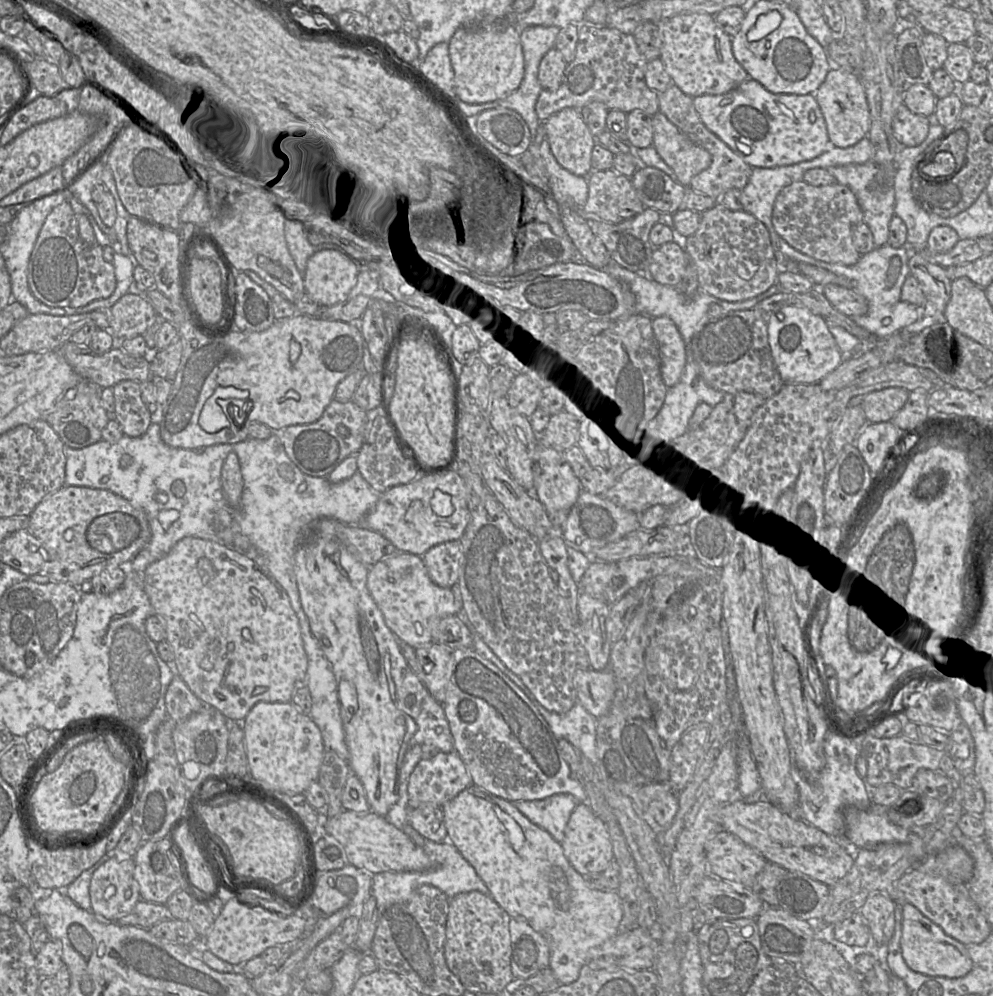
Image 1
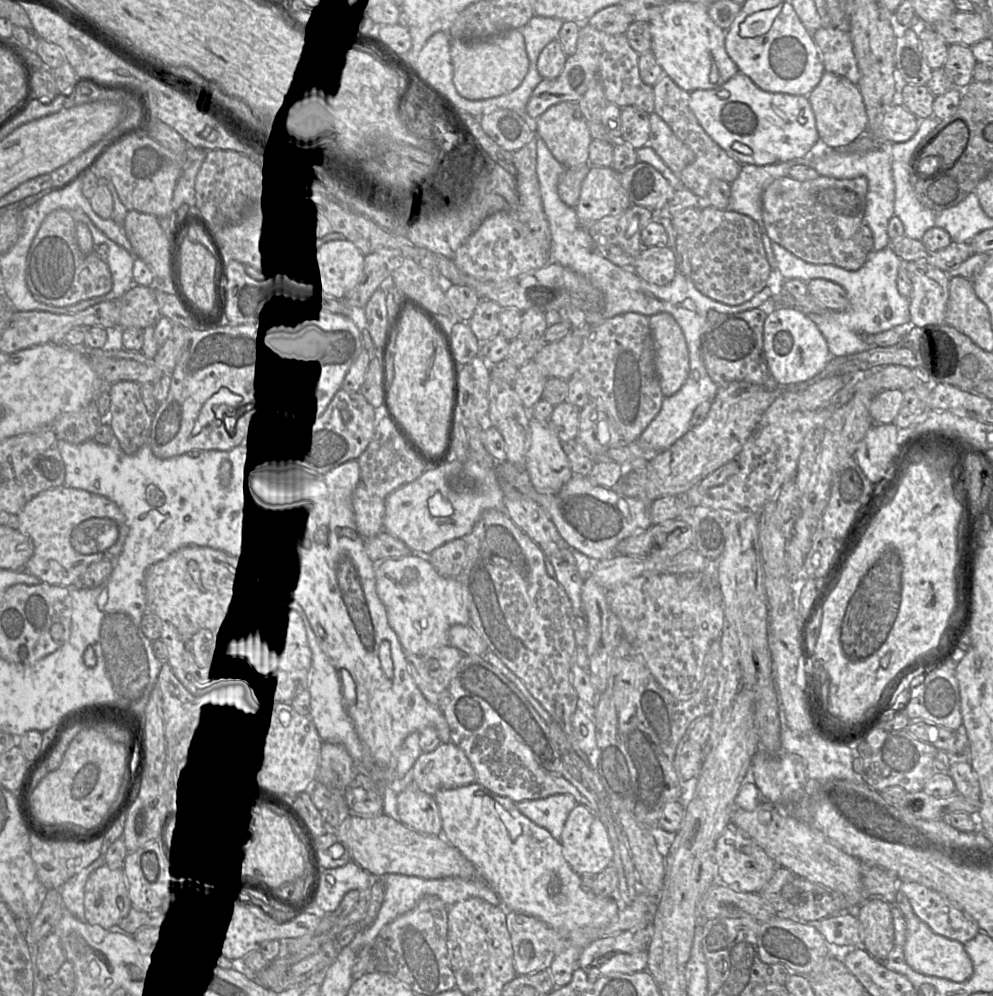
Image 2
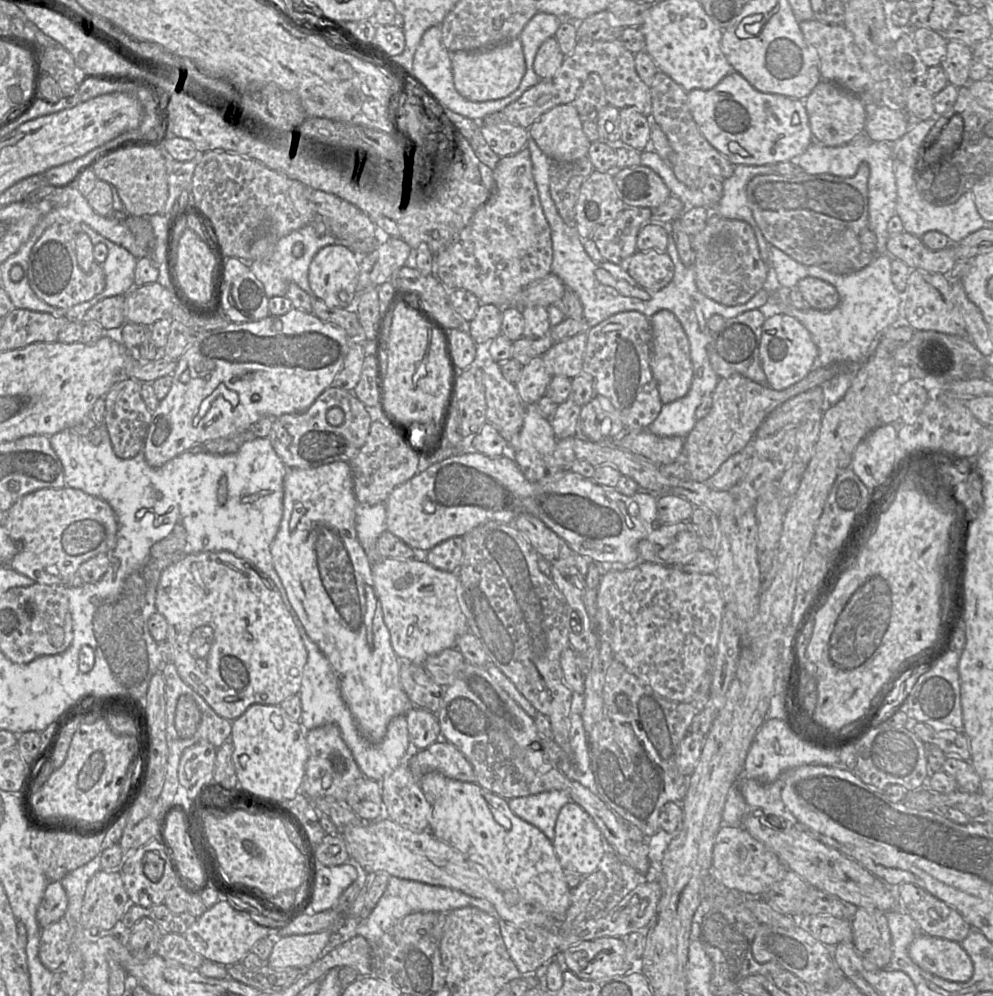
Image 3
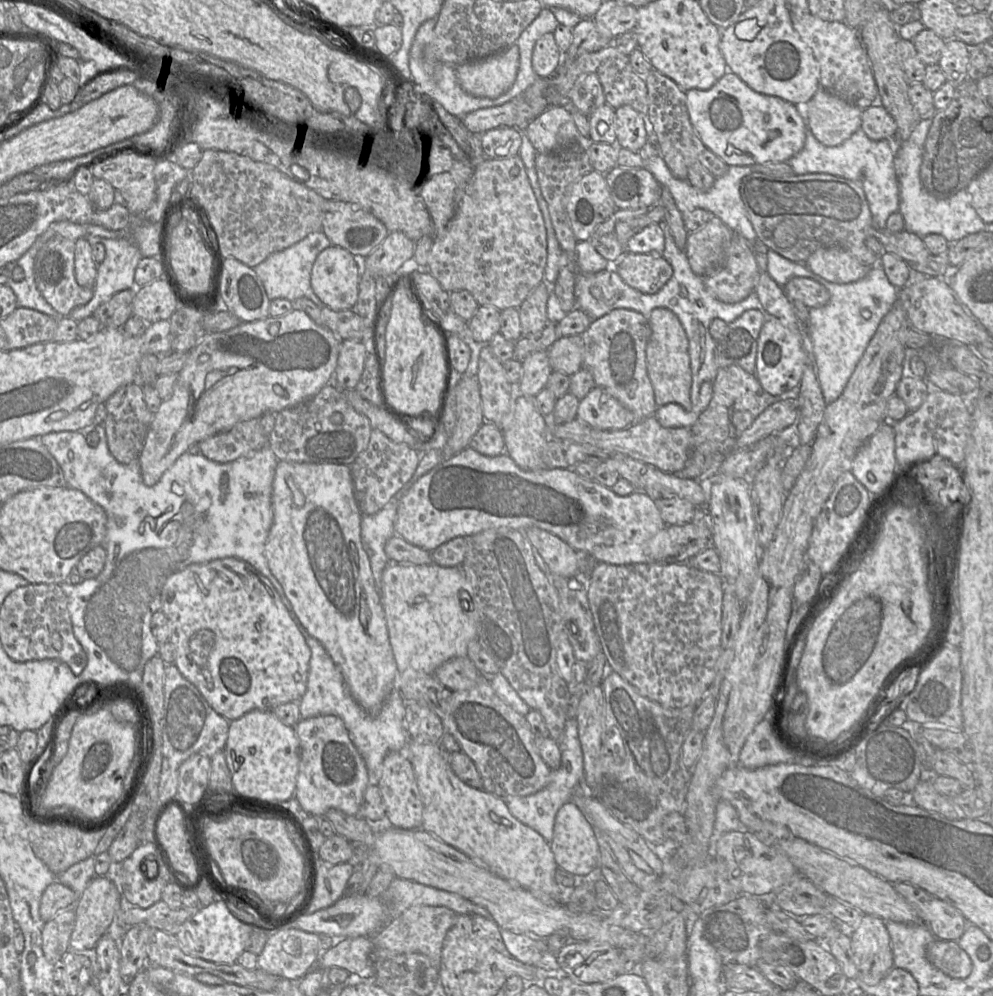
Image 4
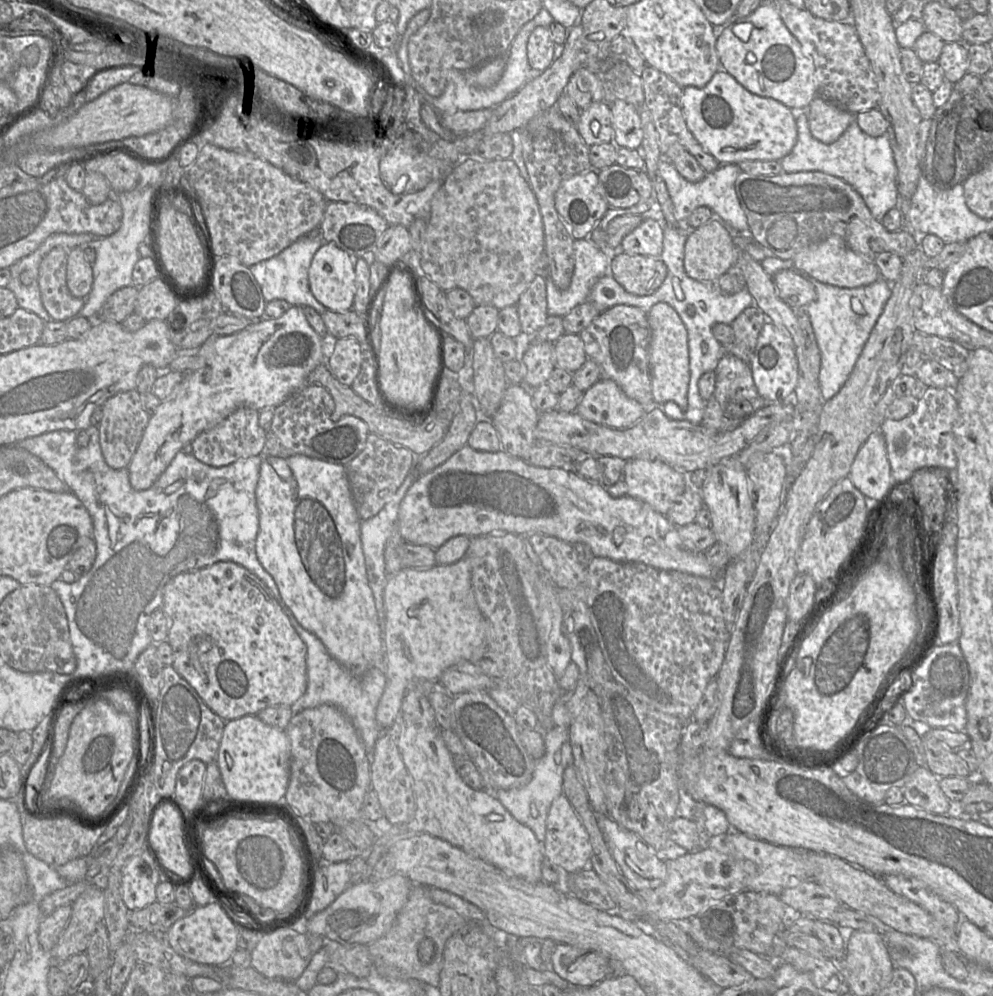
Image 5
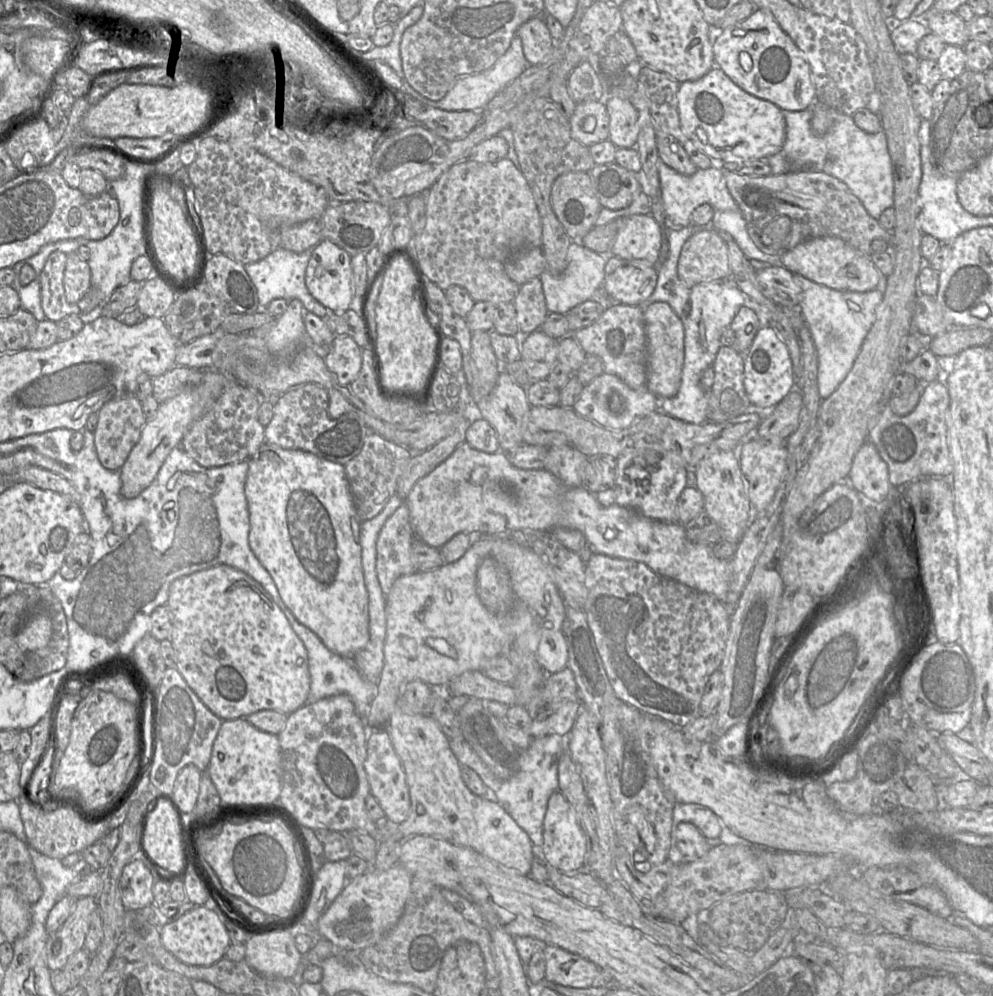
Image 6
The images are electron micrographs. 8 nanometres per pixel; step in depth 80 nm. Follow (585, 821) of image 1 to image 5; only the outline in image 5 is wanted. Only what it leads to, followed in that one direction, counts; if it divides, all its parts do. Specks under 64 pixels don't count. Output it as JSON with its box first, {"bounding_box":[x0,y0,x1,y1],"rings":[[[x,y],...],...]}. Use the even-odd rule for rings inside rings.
{"bounding_box":[544,795,592,873],"rings":[[[565,795],[555,798],[546,819],[544,856],[566,872],[574,873],[589,866],[592,847],[581,820]]]}

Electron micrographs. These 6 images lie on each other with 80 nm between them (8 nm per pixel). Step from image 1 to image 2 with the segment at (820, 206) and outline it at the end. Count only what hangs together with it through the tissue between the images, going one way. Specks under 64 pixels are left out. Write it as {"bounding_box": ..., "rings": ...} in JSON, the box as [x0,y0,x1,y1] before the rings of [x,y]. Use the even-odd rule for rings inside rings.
{"bounding_box":[762,176,869,271],"rings":[[[788,176],[776,179],[762,196],[767,235],[807,263],[856,271],[864,265],[869,255],[855,242],[855,234],[863,224],[867,190],[868,182],[864,176],[854,179],[819,176],[808,181]]]}

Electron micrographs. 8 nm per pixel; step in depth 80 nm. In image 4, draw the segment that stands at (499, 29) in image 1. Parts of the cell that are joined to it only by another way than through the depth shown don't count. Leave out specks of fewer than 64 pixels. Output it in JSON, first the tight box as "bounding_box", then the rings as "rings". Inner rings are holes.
{"bounding_box":[455,44,519,98],"rings":[[[513,44],[485,59],[455,67],[461,88],[475,97],[497,98],[515,82],[519,68],[519,48]]]}

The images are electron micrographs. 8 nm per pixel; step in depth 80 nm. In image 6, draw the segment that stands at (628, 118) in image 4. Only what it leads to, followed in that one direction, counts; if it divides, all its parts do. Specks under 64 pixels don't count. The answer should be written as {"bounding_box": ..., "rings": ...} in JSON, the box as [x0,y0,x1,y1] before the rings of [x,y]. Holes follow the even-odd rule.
{"bounding_box":[604,96,638,148],"rings":[[[607,96],[604,104],[609,116],[609,136],[617,148],[636,148],[638,114],[629,99]]]}

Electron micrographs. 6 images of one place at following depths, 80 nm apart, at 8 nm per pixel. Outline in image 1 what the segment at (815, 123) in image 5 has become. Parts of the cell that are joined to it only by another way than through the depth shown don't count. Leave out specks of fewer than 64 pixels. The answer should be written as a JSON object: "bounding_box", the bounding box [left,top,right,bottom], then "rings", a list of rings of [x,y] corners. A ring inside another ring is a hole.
{"bounding_box":[815,63,870,148],"rings":[[[831,63],[831,70],[816,91],[815,97],[825,119],[831,146],[847,148],[868,136],[870,112],[863,85],[855,72],[835,67]]]}

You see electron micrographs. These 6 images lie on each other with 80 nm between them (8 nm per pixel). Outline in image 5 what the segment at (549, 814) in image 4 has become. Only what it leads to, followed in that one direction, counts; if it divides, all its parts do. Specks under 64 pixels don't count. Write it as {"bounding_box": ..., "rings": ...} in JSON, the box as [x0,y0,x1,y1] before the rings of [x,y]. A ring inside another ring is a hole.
{"bounding_box":[493,726,573,849],"rings":[[[554,726],[552,729],[542,732],[545,753],[541,758],[535,760],[530,782],[520,788],[496,790],[493,794],[519,823],[533,831],[543,849],[548,812],[553,800],[563,794],[563,772],[568,766],[573,765],[573,754],[569,728]]]}

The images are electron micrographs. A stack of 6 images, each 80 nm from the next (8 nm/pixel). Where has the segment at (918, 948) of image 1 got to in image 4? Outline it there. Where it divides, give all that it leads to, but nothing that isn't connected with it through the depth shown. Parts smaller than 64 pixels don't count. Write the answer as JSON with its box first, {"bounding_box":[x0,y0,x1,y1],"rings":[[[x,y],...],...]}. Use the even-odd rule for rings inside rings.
{"bounding_box":[926,939,972,979],"rings":[[[936,939],[926,950],[930,963],[951,978],[965,979],[972,971],[967,953],[956,941]]]}

